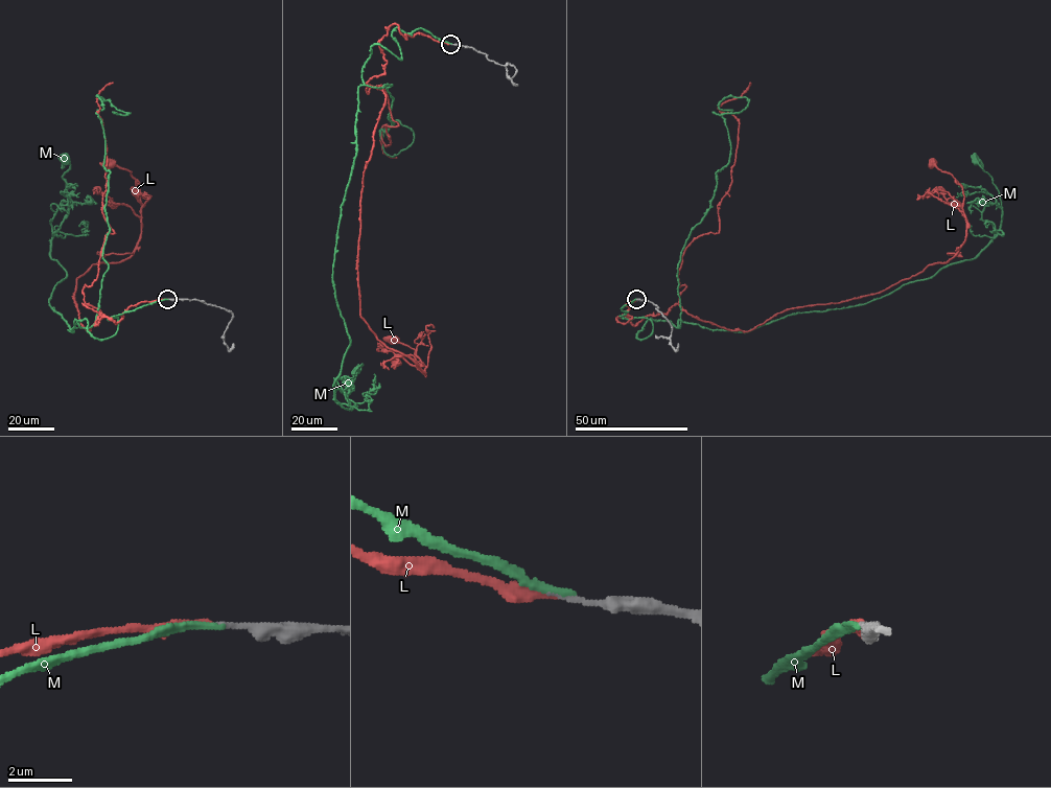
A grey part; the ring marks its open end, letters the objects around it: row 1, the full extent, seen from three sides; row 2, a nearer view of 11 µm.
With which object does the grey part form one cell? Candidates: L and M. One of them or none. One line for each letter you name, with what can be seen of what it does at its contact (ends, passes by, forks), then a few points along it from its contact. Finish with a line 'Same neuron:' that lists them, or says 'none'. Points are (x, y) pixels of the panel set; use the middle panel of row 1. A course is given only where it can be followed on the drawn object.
M: it ends | via (451, 44), (395, 28), (401, 60), (374, 44), (363, 68), (332, 270), (348, 383)
Same neuron: M

